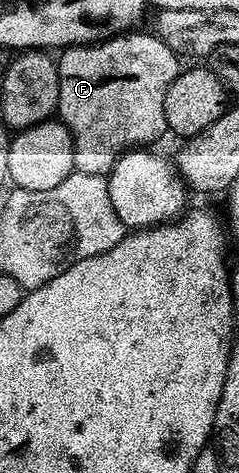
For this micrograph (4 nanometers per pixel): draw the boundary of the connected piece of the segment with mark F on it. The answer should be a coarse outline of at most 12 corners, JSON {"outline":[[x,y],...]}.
{"outline":[[141,30],[57,56],[75,172],[168,128],[180,59]]}

